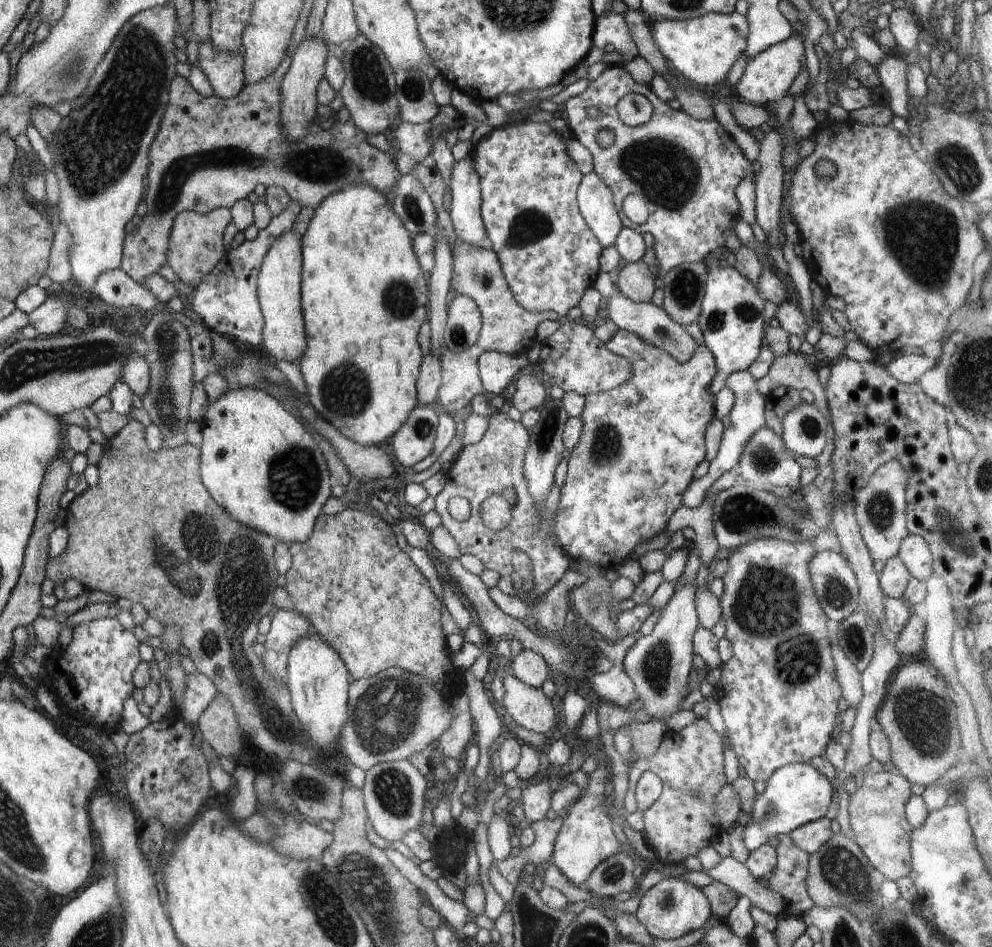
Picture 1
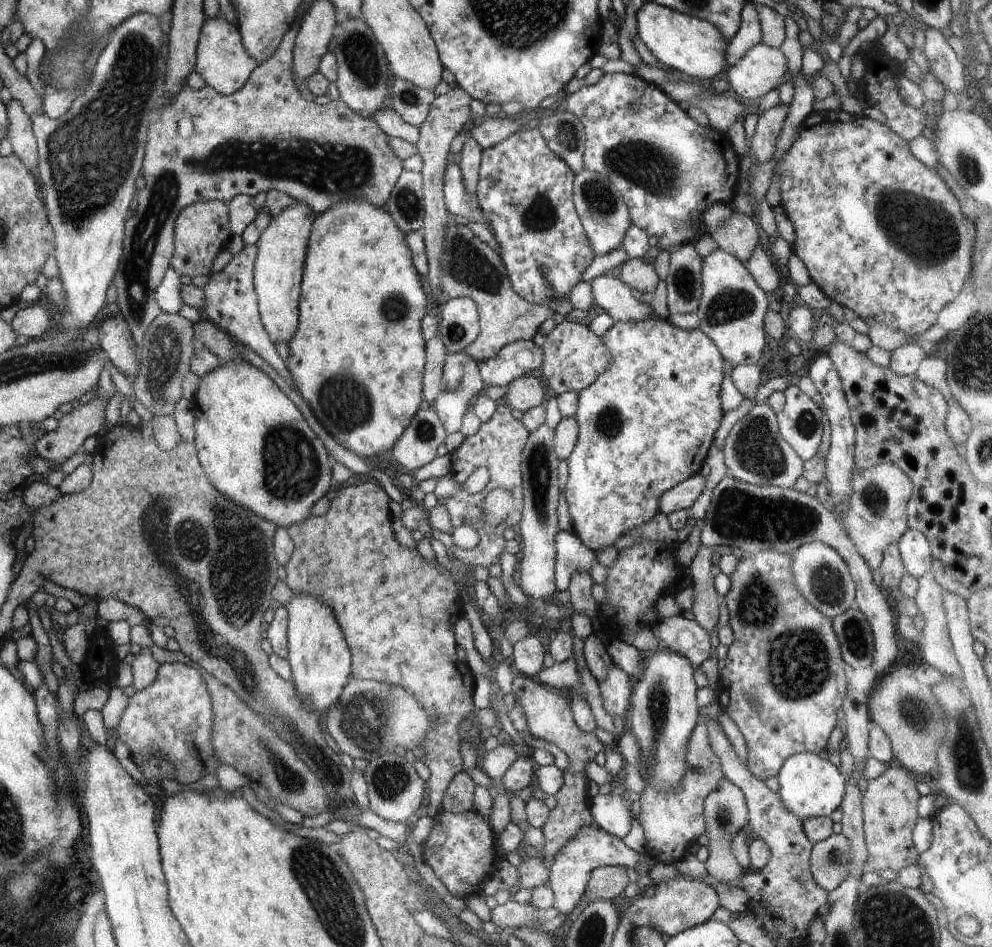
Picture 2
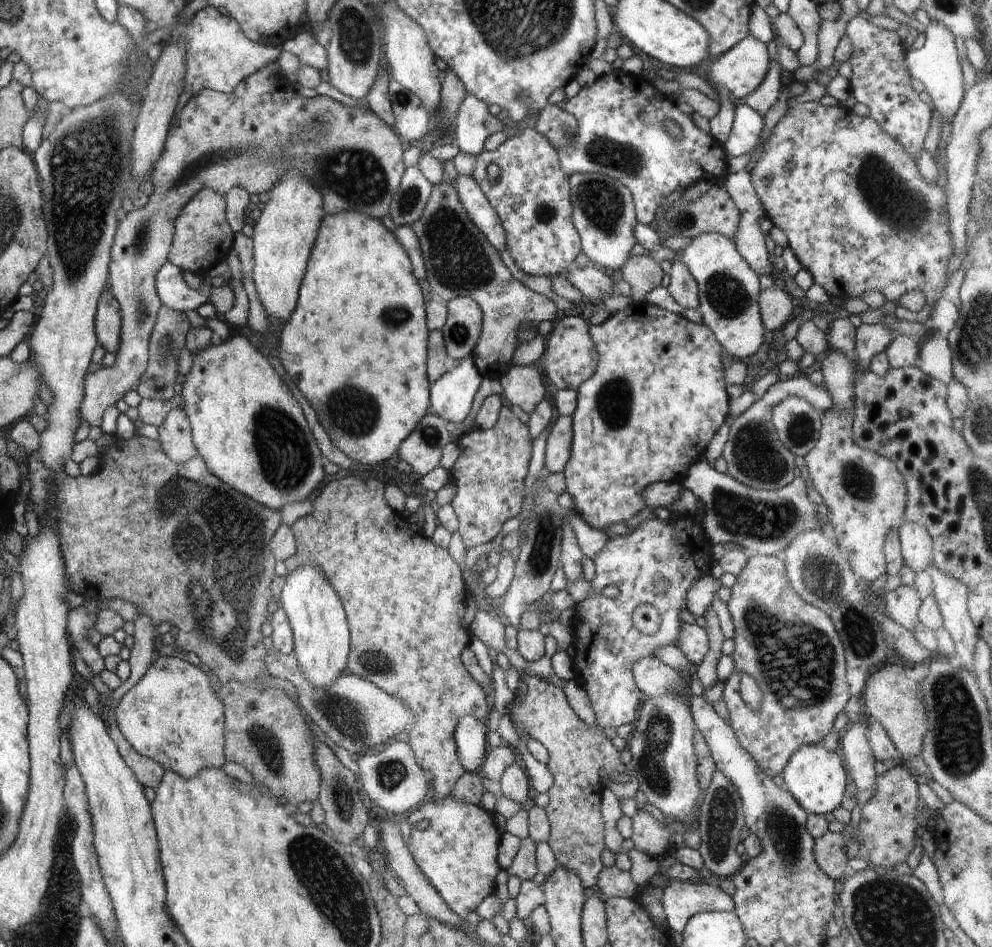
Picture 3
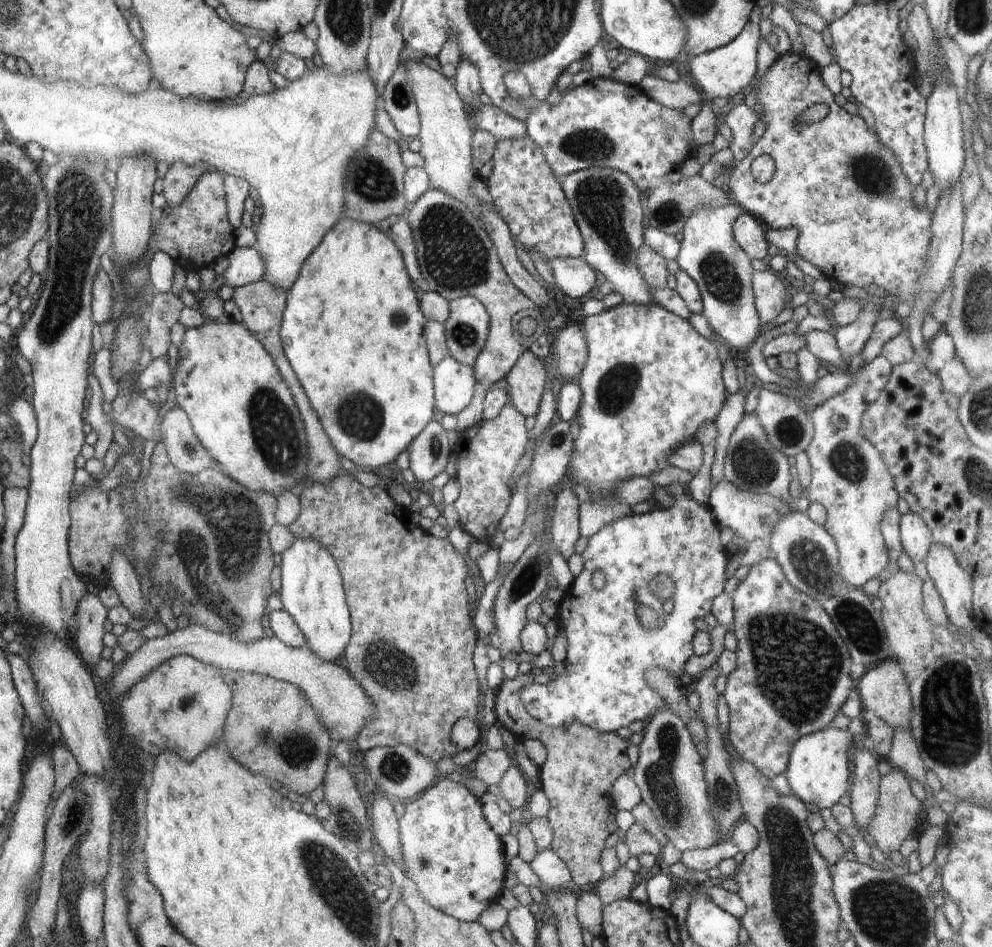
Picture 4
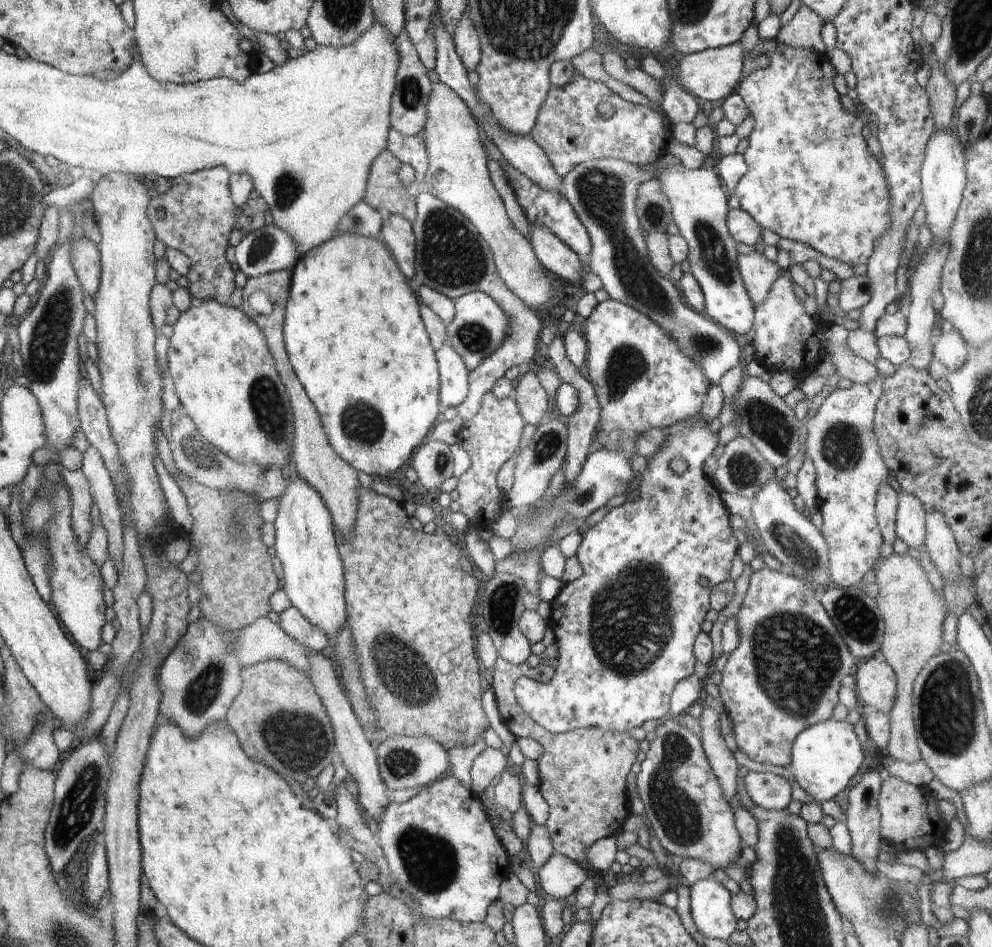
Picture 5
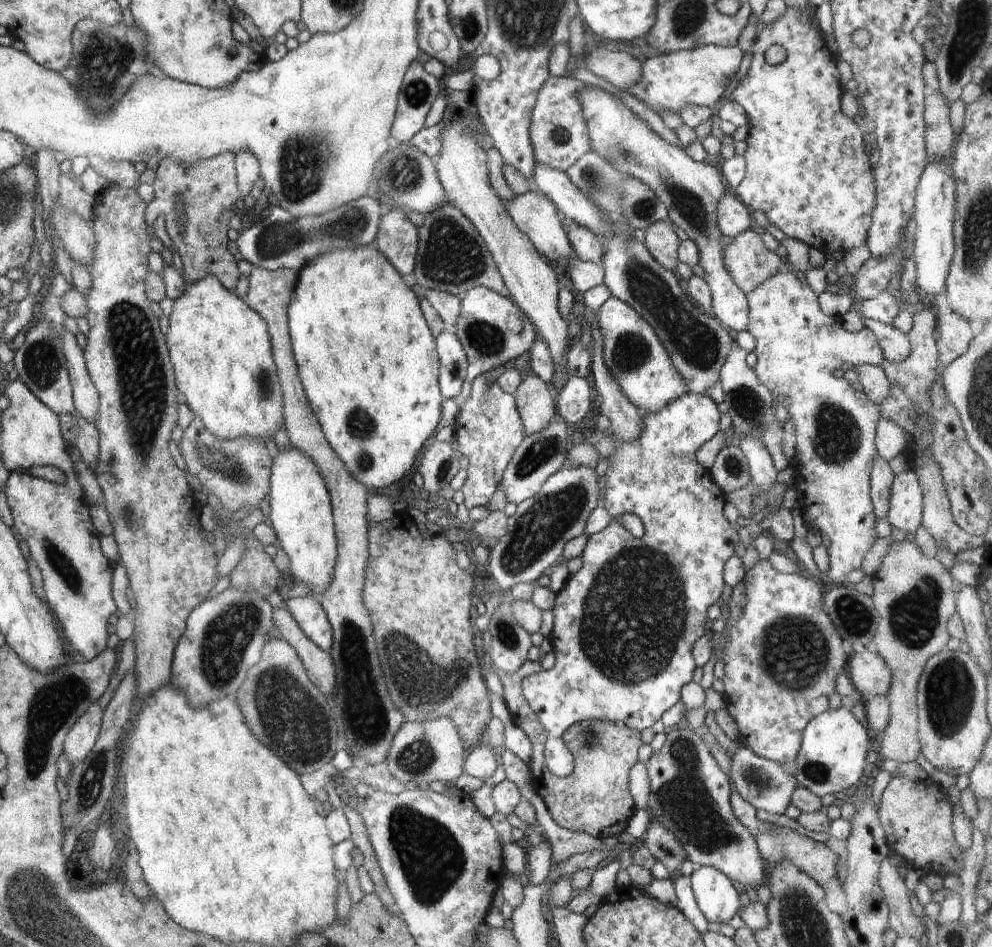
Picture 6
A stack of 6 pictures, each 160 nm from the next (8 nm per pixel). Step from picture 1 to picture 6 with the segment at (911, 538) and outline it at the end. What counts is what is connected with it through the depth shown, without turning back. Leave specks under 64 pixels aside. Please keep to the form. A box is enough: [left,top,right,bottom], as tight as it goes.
[887,469,923,534]

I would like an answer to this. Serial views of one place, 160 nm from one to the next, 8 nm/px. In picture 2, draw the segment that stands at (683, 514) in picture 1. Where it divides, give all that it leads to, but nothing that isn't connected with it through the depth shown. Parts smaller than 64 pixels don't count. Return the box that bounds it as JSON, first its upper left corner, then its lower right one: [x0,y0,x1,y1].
[688,545,719,638]

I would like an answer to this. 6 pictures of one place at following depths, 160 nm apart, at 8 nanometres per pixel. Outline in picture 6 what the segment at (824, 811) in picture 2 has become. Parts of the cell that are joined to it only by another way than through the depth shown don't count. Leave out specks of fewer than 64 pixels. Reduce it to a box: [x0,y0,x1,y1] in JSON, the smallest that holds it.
[795,707,873,798]

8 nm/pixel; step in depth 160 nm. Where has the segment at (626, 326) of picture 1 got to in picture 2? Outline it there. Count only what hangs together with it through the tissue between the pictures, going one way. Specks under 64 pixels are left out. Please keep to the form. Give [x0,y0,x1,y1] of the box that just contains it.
[589,275,656,322]

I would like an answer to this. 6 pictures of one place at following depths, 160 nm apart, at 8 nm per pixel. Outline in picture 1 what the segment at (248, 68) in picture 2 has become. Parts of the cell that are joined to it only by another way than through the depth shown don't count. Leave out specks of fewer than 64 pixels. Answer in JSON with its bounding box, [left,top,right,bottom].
[197,40,245,99]

